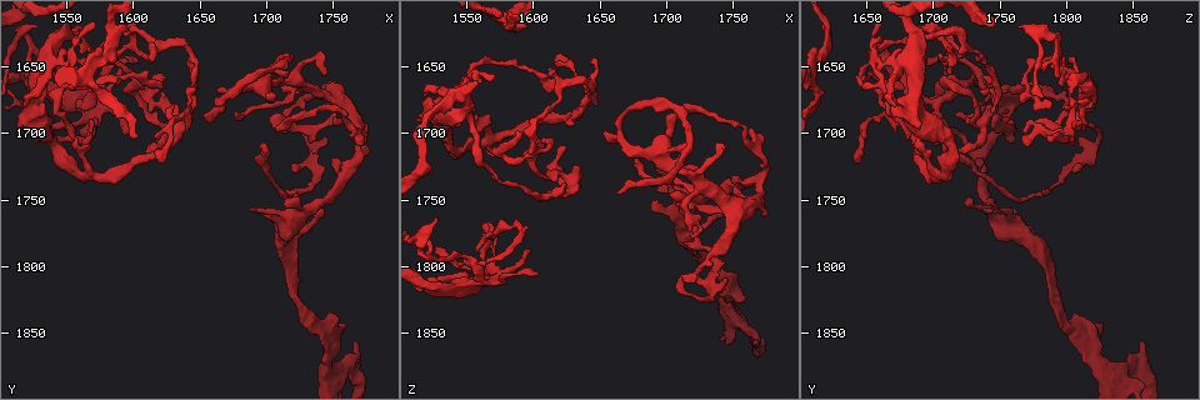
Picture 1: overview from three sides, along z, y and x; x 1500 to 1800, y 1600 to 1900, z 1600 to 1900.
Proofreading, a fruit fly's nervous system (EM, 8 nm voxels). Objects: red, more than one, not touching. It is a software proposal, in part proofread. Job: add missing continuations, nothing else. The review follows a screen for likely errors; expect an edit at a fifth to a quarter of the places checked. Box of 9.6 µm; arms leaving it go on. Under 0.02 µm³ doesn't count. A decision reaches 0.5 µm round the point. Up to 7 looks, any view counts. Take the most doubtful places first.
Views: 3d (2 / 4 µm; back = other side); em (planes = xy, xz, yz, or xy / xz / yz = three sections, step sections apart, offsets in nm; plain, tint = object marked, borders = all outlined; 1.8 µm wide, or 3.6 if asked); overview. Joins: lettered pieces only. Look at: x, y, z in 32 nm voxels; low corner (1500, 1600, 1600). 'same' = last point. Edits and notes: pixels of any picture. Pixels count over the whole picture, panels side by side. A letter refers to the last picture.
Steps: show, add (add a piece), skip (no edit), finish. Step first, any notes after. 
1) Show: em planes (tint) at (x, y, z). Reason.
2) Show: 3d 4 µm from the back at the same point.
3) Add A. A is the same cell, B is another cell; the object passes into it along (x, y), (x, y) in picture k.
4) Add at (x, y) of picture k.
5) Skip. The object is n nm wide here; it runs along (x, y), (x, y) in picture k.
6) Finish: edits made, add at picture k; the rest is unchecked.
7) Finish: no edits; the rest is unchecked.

Show: 3d 2 µm from the back at (1560, 1680, 1786). Thin end.

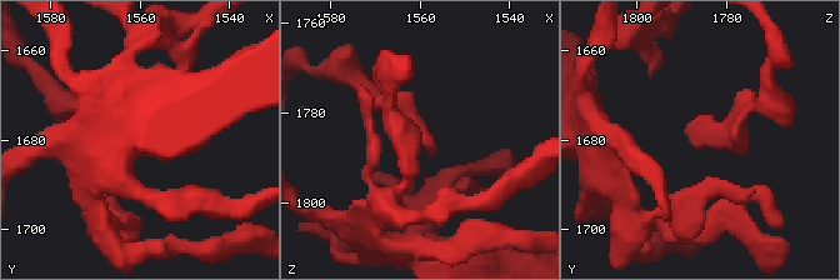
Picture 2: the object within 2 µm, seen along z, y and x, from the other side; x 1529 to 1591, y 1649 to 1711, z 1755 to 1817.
Show: em xy step 16 (tint) at (1558, 1680, 1788).

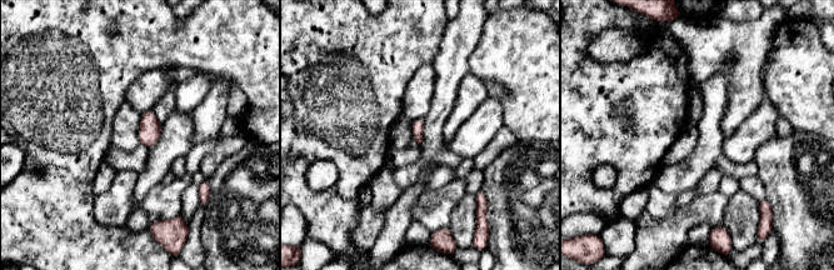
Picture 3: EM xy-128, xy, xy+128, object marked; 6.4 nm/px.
Show: em planes (borders) at the same point.

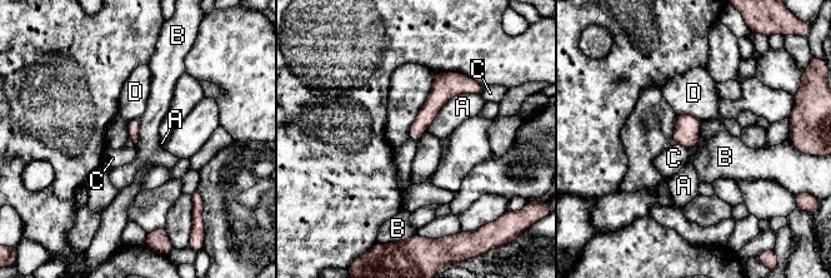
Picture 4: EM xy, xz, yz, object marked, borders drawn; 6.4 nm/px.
Skip. A, B, C and D are other cells; none of them fits.

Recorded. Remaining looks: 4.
Show: 3d 2 µm at (1596, 1656, 1652). A narrow waist.

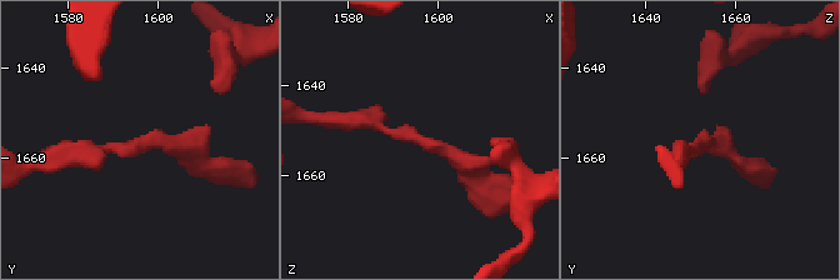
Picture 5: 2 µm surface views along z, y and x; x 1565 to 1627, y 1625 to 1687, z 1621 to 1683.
Show: em yz step 4 (tint) at (1596, 1658, 1652). Shape alone is not enough.

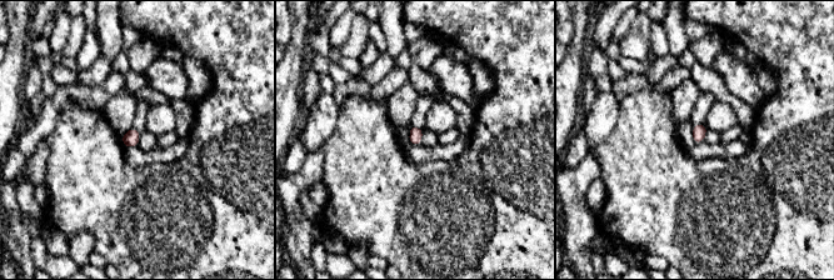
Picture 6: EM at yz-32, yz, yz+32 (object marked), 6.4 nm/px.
Show: em planes (borders) at the same point.

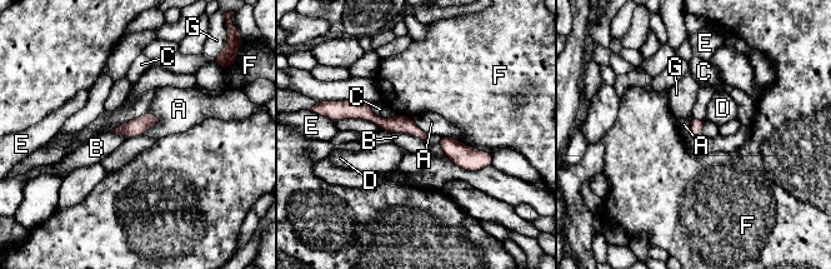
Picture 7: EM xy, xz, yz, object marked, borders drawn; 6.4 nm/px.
Skip. The longest contact is with G, 320 nm; A, B, C, D, E, F and G are other cells; it runs along (344, 113), (366, 113), (424, 135) in picture 7; none of them fits.

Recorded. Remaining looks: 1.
Finish: no edits; the rest is unchecked.

